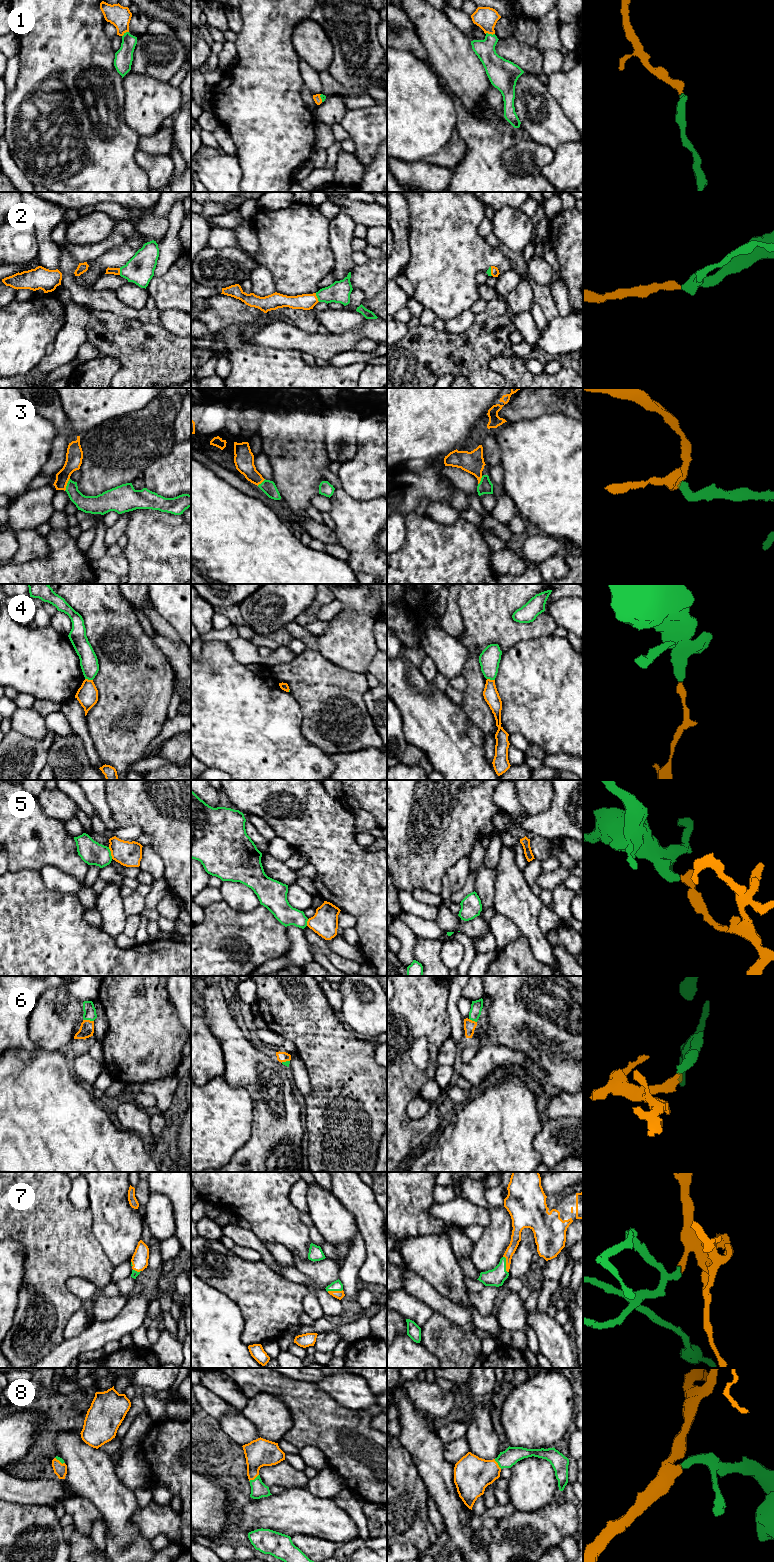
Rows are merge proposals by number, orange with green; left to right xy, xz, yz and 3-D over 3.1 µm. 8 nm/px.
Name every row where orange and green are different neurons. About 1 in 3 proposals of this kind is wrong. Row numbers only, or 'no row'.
4, 5

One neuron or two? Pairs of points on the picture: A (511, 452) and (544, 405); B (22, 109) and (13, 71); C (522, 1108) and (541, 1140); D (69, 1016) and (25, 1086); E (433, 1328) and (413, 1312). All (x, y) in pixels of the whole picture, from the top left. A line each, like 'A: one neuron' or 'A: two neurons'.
A: two neurons
B: two neurons
C: two neurons
D: two neurons
E: two neurons

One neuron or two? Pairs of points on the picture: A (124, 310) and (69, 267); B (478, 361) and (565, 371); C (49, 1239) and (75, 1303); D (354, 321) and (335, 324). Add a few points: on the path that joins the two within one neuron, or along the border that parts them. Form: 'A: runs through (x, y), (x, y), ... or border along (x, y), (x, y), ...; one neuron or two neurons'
A: runs through (107, 300), (98, 300), (84, 296), (72, 284); one neuron
B: border along (501, 354), (489, 363), (489, 367), (504, 377); two neurons
C: runs through (49, 1256), (49, 1280), (58, 1289); one neuron
D: runs through (349, 321), (340, 321); one neuron

